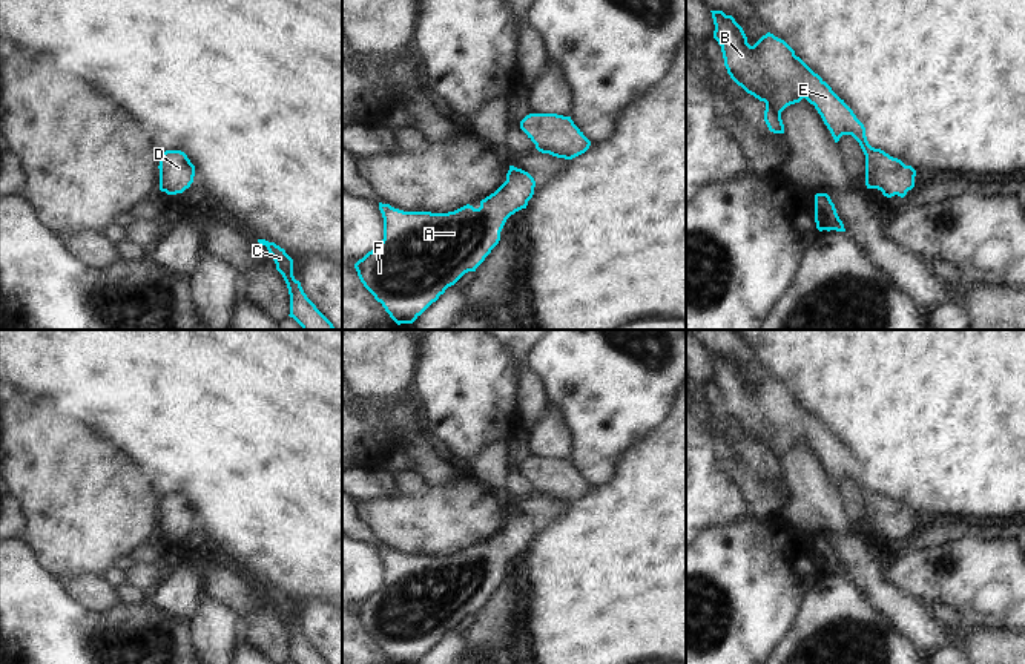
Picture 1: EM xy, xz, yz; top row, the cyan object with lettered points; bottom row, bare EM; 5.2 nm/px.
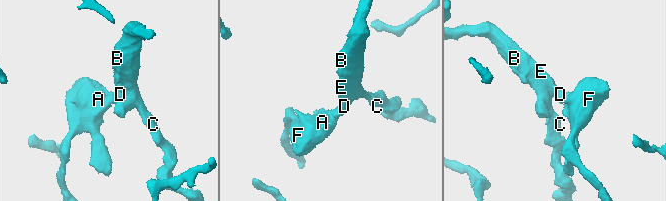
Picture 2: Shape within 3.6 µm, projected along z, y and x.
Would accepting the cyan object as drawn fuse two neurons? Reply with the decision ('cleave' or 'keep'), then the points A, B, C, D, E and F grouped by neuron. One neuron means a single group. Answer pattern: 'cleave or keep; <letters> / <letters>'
keep; A B C D E F

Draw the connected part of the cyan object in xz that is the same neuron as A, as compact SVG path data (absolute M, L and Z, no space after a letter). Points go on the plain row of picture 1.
M509 509L506 524L474 552L404 555L379 546L384 583L354 607L364 630L393 664L416 664L500 584L506 563L526 552L534 521Z

